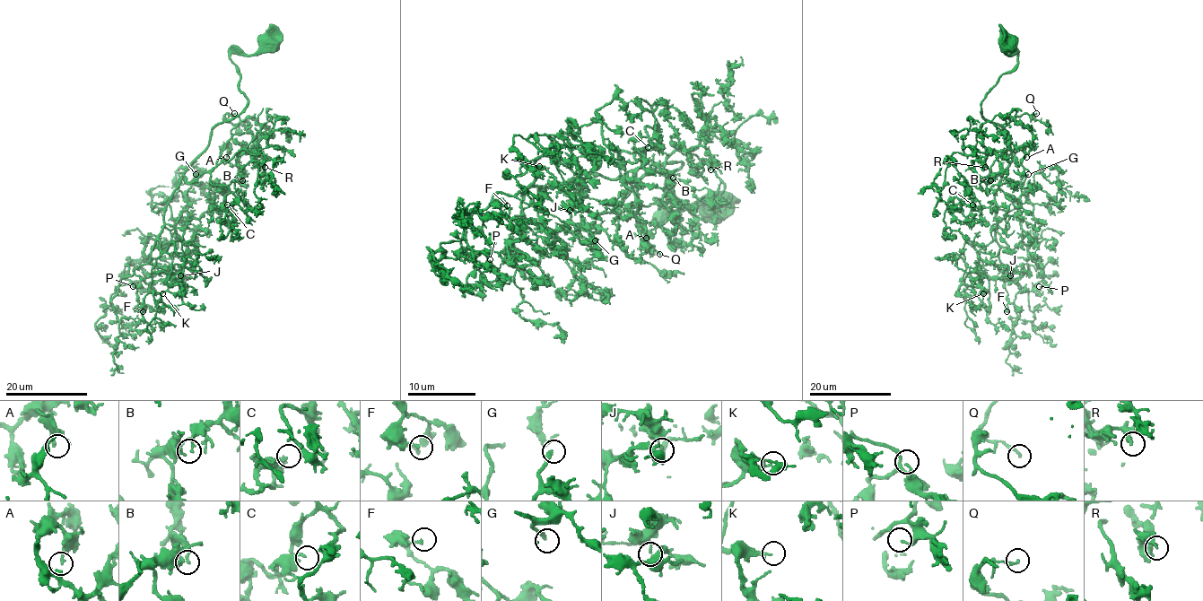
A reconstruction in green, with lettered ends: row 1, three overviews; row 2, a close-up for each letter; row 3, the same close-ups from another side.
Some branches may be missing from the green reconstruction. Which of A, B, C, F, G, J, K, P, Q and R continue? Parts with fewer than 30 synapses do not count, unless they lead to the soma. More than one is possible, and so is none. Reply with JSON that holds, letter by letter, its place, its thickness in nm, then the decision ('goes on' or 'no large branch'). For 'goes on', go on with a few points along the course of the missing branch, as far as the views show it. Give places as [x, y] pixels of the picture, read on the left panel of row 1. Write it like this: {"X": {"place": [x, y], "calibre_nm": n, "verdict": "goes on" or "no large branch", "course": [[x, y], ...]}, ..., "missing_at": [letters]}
{"A": {"place": [226, 157], "calibre_nm": 160, "verdict": "no large branch"}, "B": {"place": [242, 180], "calibre_nm": 150, "verdict": "no large branch"}, "C": {"place": [227, 204], "calibre_nm": 190, "verdict": "no large branch"}, "F": {"place": [143, 311], "calibre_nm": 160, "verdict": "no large branch"}, "G": {"place": [196, 174], "calibre_nm": 240, "verdict": "goes on", "course": [[196, 174], [212, 157], [226, 156]]}, "J": {"place": [180, 275], "calibre_nm": 190, "verdict": "no large branch"}, "K": {"place": [162, 293], "calibre_nm": 170, "verdict": "goes on", "course": [[162, 293], [165, 300], [169, 300], [174, 291]]}, "P": {"place": [133, 286], "calibre_nm": 140, "verdict": "no large branch"}, "Q": {"place": [234, 113], "calibre_nm": 190, "verdict": "no large branch"}, "R": {"place": [265, 167], "calibre_nm": 240, "verdict": "no large branch"}, "missing_at": ["G", "K"]}

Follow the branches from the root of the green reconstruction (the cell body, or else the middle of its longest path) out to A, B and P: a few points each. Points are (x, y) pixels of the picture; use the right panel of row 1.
A: (1006, 44), (1017, 65), (981, 114), (1005, 130), (1011, 162), (988, 182), (1006, 150), (1026, 157)
B: (1006, 44), (1017, 65), (981, 114), (1005, 130), (1011, 162), (988, 182), (989, 155), (999, 167), (990, 180)
P: (1006, 44), (1017, 65), (981, 102), (1011, 151), (995, 195), (996, 239), (999, 267), (1029, 291), (1039, 286)

